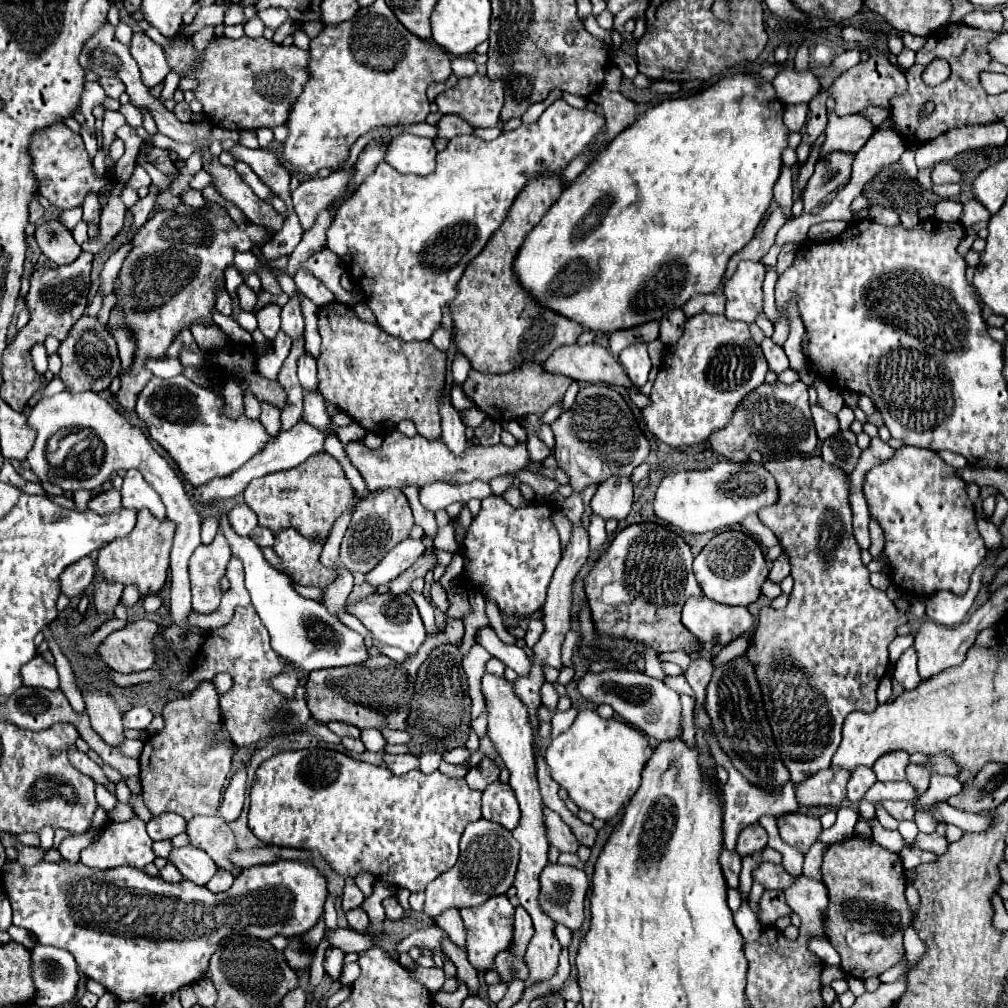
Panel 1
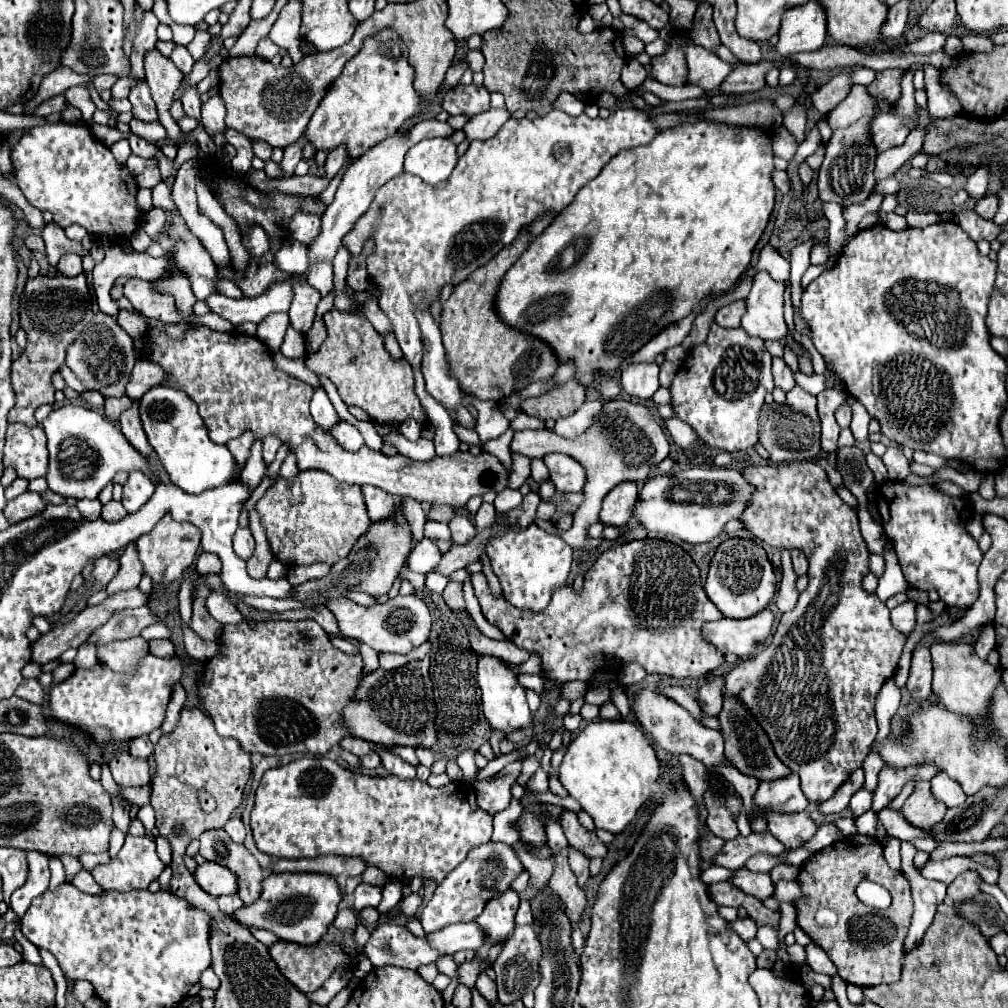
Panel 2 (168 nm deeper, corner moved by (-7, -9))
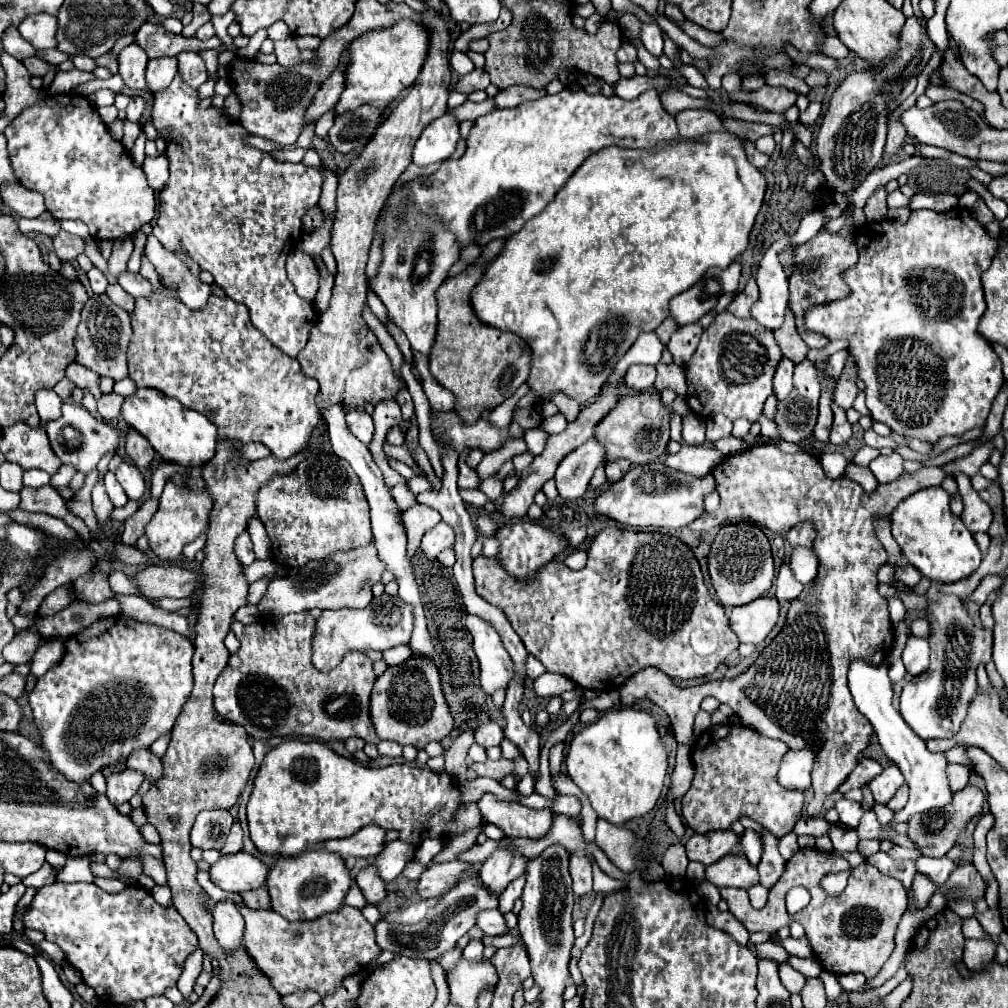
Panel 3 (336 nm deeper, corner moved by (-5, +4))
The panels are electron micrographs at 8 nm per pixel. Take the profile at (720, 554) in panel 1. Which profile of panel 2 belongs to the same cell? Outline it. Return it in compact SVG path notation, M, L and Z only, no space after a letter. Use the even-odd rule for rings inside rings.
M728 538L716 548L704 590L726 618L750 618L758 614L770 604L776 588L776 574L760 544L748 538Z

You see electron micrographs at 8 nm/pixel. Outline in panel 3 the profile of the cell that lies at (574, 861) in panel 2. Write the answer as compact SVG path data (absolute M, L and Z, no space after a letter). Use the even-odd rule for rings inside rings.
M570 855L570 875L574 881L574 893L586 895L592 891L592 865L582 855Z

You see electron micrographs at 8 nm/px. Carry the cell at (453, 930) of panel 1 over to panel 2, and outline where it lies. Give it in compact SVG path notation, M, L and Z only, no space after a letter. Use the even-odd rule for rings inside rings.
M480 972L480 974L478 974L476 988L478 988L478 992L480 992L490 1004L496 1002L496 984L486 976L486 972Z

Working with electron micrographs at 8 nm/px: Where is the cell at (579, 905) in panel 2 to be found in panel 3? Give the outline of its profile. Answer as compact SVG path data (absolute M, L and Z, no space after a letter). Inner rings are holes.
M484 793L476 805L482 817L500 827L508 837L538 839L552 827L552 813L548 809L536 811L514 801L500 801L492 793Z

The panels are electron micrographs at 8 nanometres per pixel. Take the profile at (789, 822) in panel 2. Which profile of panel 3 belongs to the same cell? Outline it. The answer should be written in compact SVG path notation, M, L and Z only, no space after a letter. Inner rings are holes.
M722 723L708 727L696 739L690 757L694 763L694 779L682 797L686 825L702 835L718 829L726 831L734 821L750 817L776 837L790 833L802 815L804 793L786 789L776 781L780 761L786 753L786 743L768 739L744 725Z

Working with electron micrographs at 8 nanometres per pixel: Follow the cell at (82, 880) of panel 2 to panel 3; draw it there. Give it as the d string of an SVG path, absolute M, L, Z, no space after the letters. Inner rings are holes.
M96 877L96 885L108 893L120 893L126 885L122 881L116 881L116 879L102 879L102 877Z

